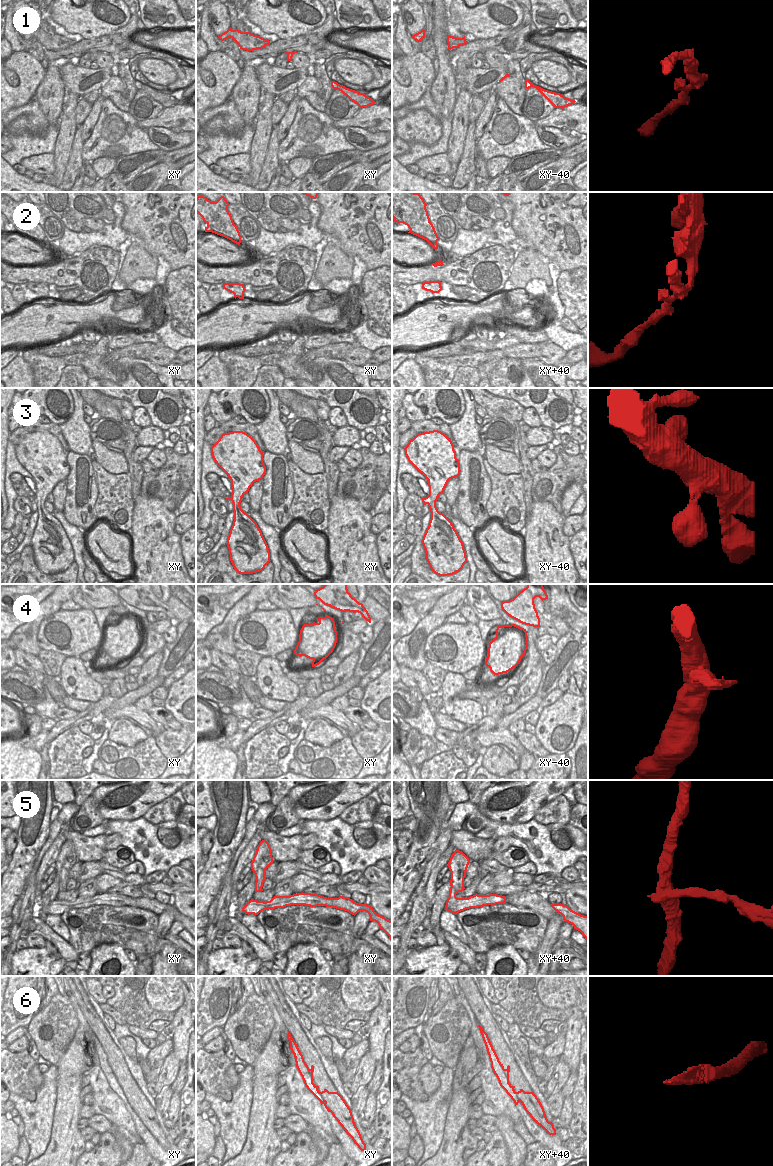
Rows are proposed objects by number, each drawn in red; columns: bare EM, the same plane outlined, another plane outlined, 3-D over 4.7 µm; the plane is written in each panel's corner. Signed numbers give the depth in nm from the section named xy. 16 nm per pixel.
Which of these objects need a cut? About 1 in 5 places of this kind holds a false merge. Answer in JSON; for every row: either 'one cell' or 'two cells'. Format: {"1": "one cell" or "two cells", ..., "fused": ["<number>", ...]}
{"1": "one cell", "2": "two cells", "3": "one cell", "4": "one cell", "5": "two cells", "6": "two cells", "fused": ["2", "5", "6"]}

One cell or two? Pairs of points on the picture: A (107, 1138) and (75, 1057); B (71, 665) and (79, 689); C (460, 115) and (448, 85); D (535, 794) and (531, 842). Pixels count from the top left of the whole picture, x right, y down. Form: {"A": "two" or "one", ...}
{"A": "two", "B": "one", "C": "two", "D": "two"}

